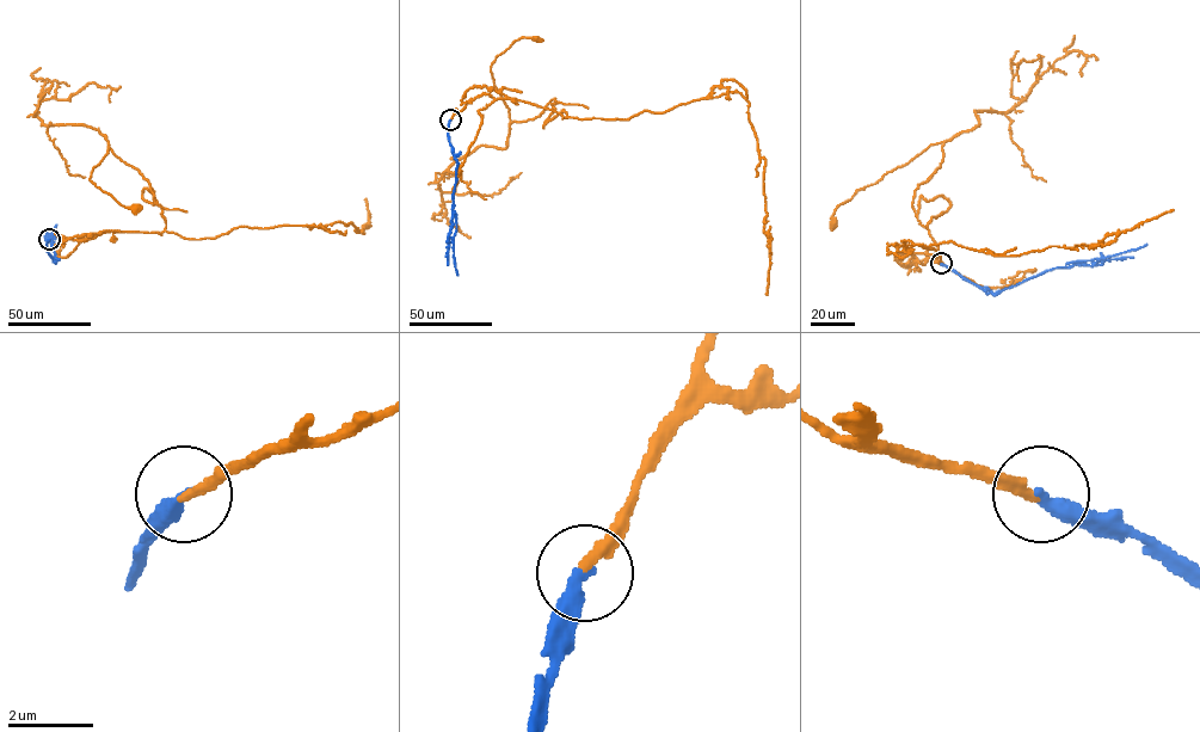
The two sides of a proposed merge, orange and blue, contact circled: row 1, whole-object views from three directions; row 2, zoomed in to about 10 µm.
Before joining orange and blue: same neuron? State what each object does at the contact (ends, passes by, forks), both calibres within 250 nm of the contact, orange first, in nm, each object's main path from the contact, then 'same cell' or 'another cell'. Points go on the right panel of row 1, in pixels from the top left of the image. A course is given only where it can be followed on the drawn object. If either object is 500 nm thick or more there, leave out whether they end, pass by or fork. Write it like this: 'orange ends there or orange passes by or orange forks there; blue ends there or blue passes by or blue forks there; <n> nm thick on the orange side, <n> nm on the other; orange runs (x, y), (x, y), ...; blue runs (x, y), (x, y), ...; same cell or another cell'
orange ends there; blue ends there; 220 nm thick on the orange side, 360 nm on the other; orange runs (941, 264), (906, 265), (939, 254), (927, 223), (951, 203), (912, 202), (943, 141), (835, 223); blue runs (941, 263), (998, 294), (1047, 270), (1081, 263), (1091, 266), (1100, 259), (1146, 244); same cell

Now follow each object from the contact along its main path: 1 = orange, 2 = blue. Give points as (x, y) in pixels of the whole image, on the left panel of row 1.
1: (49, 239), (164, 231), (142, 197), (157, 203), (149, 184), (109, 147), (90, 179), (136, 209)
2: (49, 239), (47, 250), (55, 262), (50, 239), (48, 239), (56, 225)

